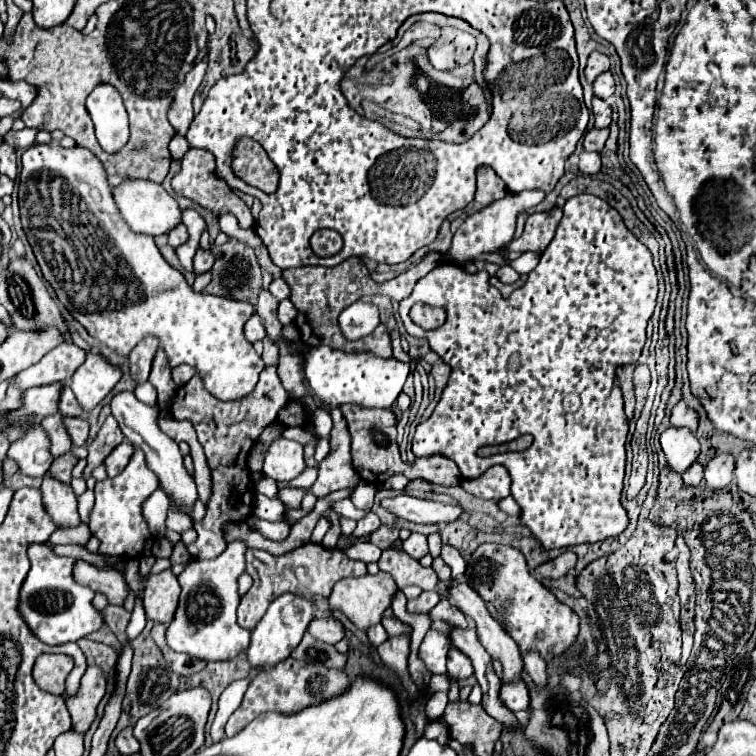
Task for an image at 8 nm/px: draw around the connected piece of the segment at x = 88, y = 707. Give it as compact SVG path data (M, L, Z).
M87 667L81 679L81 691L67 701L69 713L73 717L73 729L85 733L95 717L95 709L105 695L105 675L97 667Z

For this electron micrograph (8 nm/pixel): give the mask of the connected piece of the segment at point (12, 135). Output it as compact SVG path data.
M21 129L21 131L9 131L7 135L5 135L5 141L7 141L7 145L11 145L11 147L17 147L17 149L27 149L29 145L33 145L35 143L35 133L37 133L37 129Z

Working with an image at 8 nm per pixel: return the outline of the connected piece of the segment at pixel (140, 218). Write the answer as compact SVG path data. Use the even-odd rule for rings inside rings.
M125 177L117 187L113 187L113 199L121 217L137 233L145 233L151 237L163 235L163 233L169 233L181 221L181 211L177 201L163 189L161 183L155 183L149 179Z

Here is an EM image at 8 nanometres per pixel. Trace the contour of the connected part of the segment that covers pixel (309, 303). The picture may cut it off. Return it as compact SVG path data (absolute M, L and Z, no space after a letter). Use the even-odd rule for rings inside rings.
M427 253L419 265L415 265L409 271L405 271L389 281L383 281L383 283L373 281L373 277L369 275L369 271L365 269L365 265L359 257L349 257L343 263L339 263L337 267L315 265L315 267L295 267L295 269L283 271L283 279L291 287L291 301L299 309L295 325L301 331L301 339L307 345L329 345L329 347L337 347L337 349L347 351L347 339L341 337L341 331L337 325L337 317L347 305L359 300L366 293L368 295L372 293L386 295L393 300L402 301L412 293L417 279L425 277L441 261L447 261L447 257L441 253ZM363 289L366 289L366 293Z

